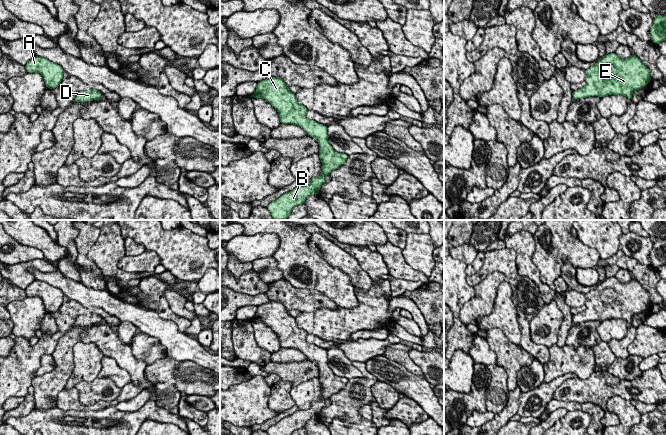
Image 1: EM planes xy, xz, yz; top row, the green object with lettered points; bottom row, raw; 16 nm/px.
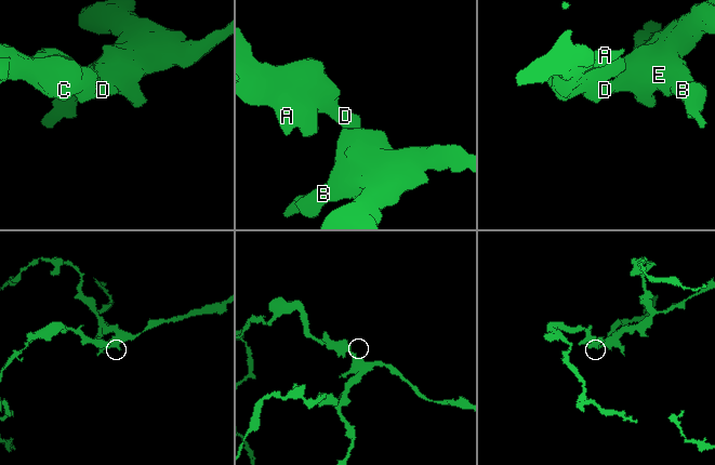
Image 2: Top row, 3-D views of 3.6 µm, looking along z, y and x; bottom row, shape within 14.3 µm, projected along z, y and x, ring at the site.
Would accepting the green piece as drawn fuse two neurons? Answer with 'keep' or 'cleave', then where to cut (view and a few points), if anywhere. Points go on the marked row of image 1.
keep | no cut

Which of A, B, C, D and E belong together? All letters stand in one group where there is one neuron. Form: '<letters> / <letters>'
A B C D E

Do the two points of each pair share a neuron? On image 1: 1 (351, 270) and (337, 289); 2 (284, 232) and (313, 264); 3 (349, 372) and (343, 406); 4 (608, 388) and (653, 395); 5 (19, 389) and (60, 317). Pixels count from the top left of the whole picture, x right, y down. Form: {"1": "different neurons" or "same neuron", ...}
{"1": "different neurons", "2": "same neuron", "3": "different neurons", "4": "same neuron", "5": "same neuron"}

